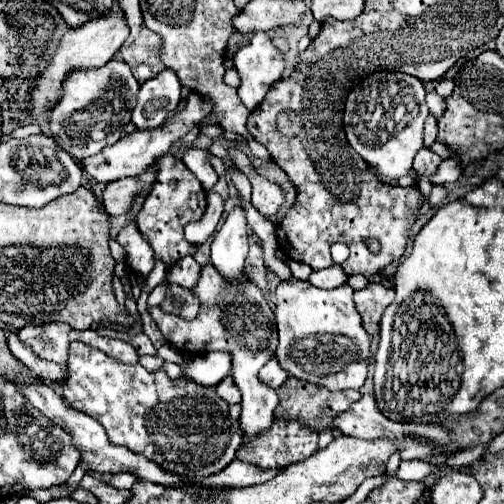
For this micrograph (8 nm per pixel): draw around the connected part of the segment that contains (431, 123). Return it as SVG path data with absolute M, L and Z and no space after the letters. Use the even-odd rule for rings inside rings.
M428 116L426 124L424 124L424 146L428 148L430 144L434 144L436 140L436 132L438 132L438 124L436 124L436 116Z

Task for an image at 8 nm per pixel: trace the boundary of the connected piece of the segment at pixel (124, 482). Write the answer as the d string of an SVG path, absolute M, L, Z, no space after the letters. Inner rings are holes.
M116 474L116 476L110 478L108 484L110 484L112 488L118 488L118 490L130 490L134 482L136 482L134 474Z

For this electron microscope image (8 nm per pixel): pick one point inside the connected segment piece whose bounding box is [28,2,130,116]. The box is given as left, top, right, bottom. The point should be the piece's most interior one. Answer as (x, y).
(92, 44)

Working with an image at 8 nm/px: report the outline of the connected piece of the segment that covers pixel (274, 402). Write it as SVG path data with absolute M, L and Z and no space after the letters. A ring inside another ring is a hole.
M206 264L200 270L200 278L190 292L200 300L200 312L192 320L184 320L182 316L162 312L158 306L150 308L150 316L160 328L166 342L176 348L182 356L202 356L210 354L214 350L228 352L232 358L232 378L242 392L242 398L246 400L246 410L240 414L240 424L244 430L244 442L254 438L254 434L260 434L260 430L266 430L272 422L274 408L278 406L278 394L276 390L270 390L264 382L258 382L258 370L274 358L274 350L278 348L278 332L276 332L276 320L274 312L270 310L266 298L262 296L262 290L250 282L250 278L244 274L238 282L226 282L214 270L214 266Z

